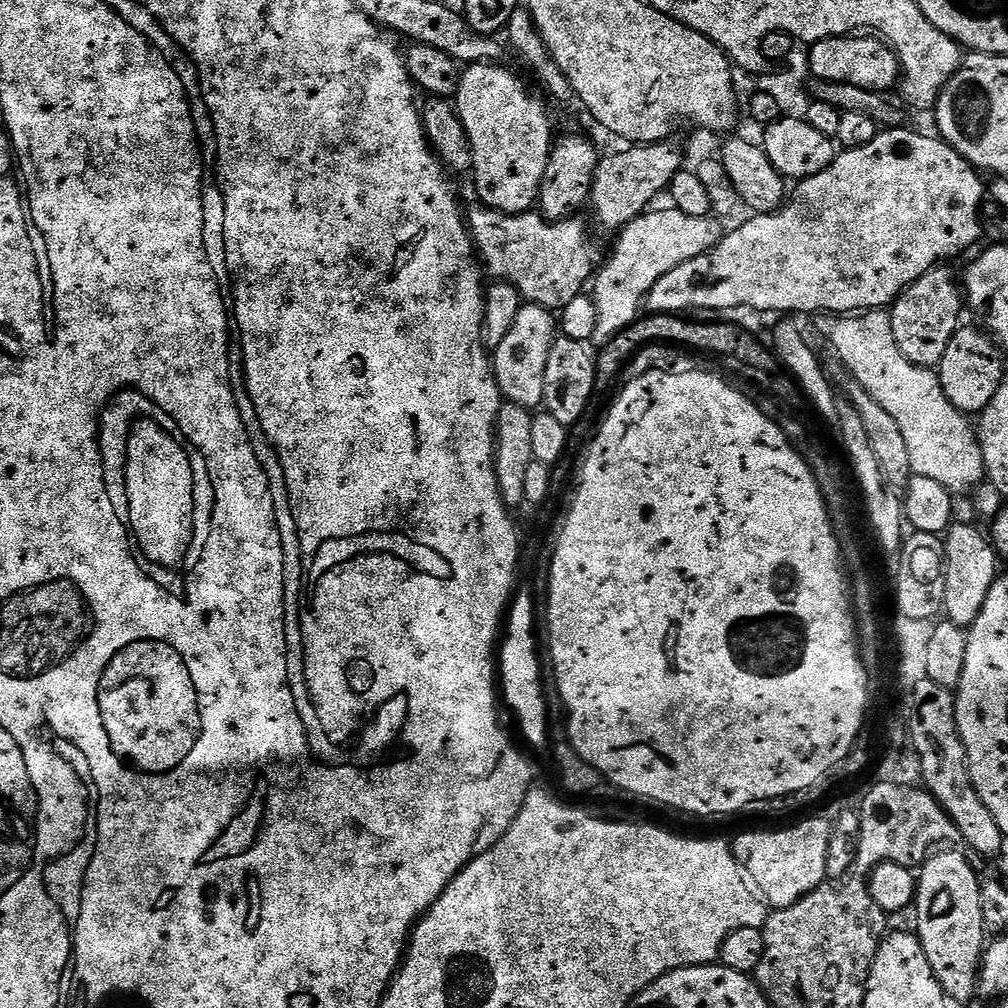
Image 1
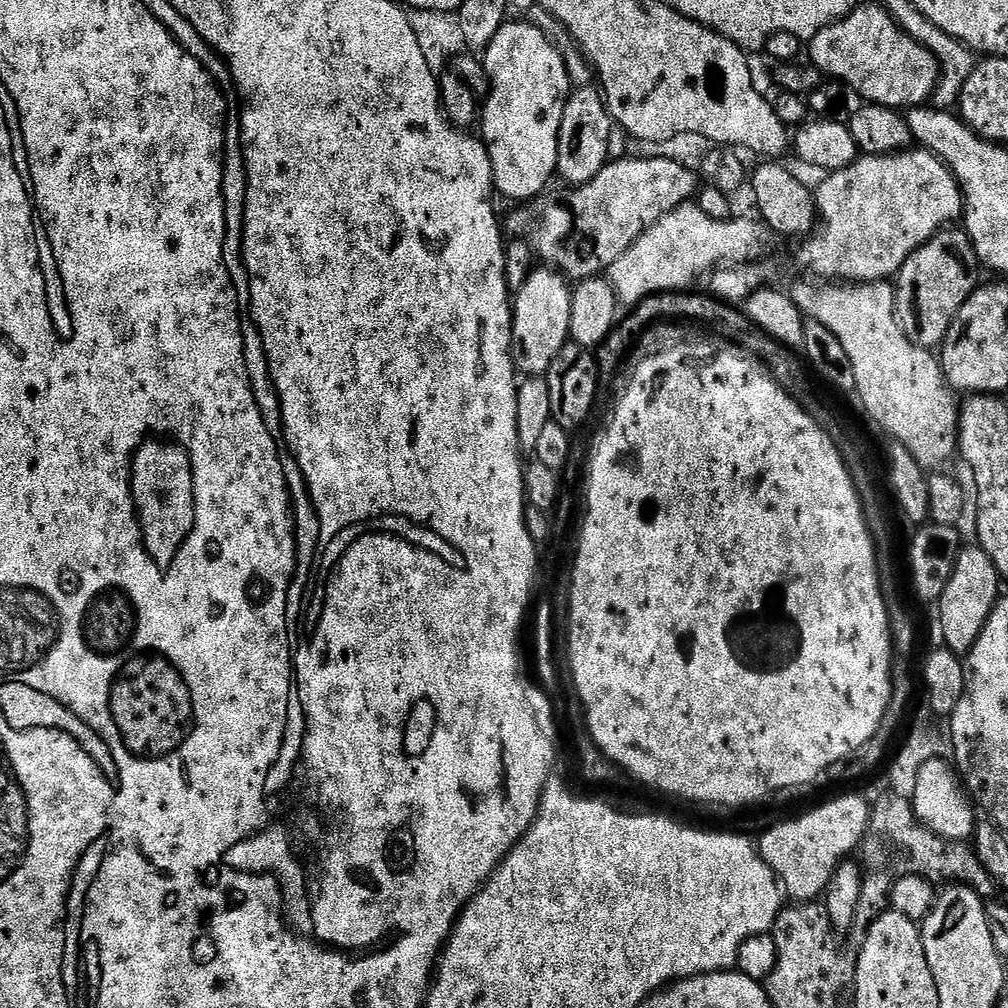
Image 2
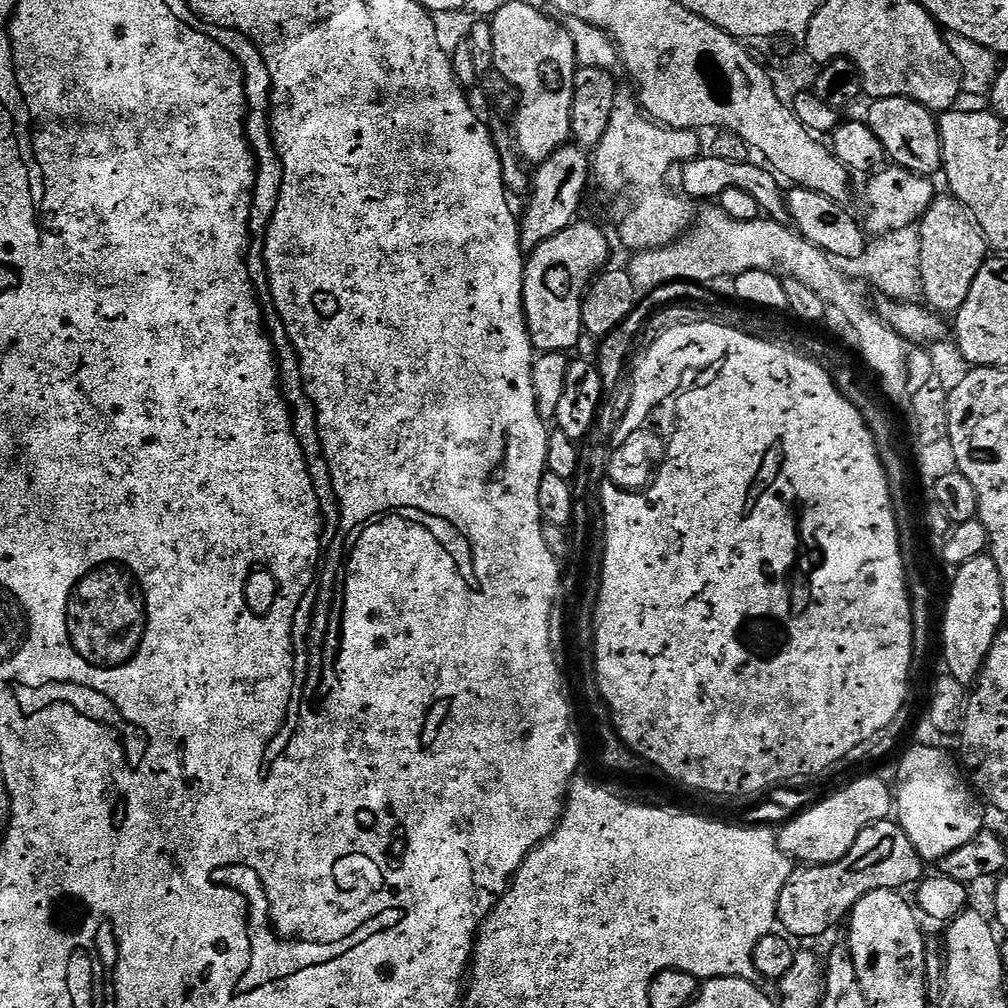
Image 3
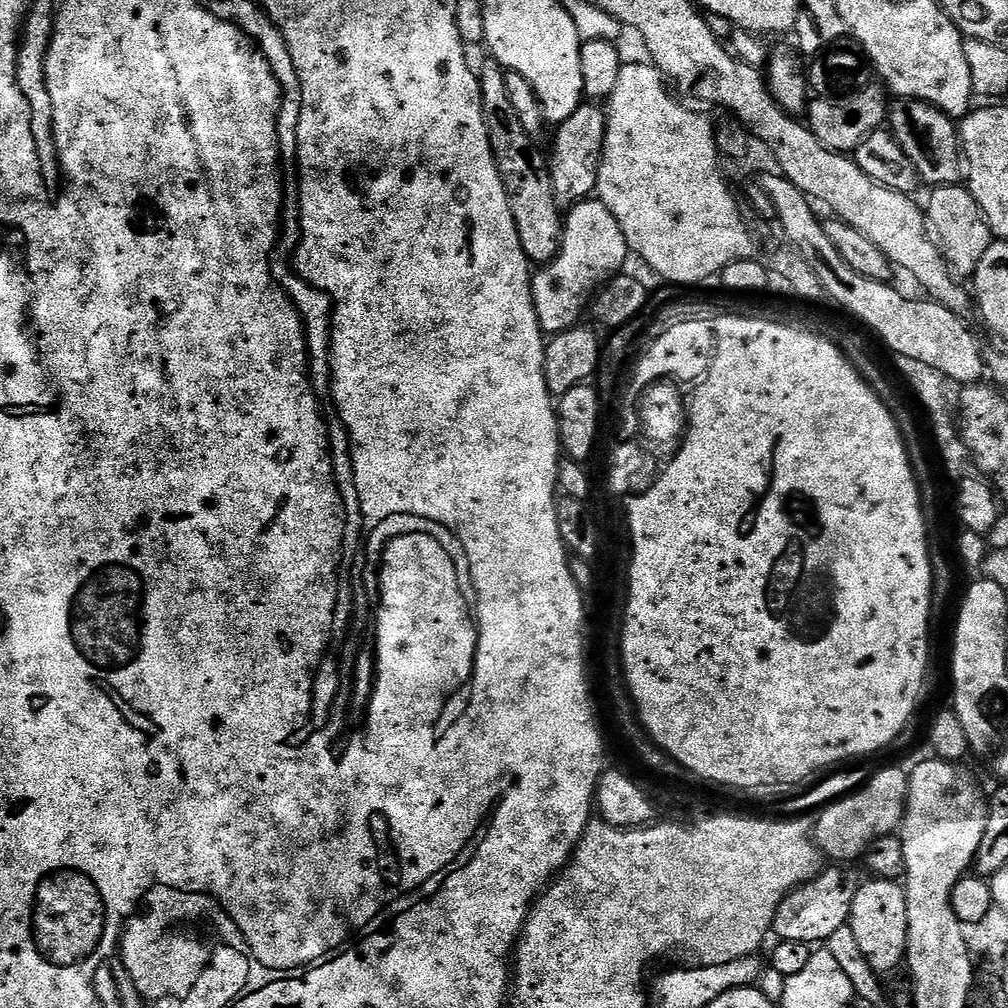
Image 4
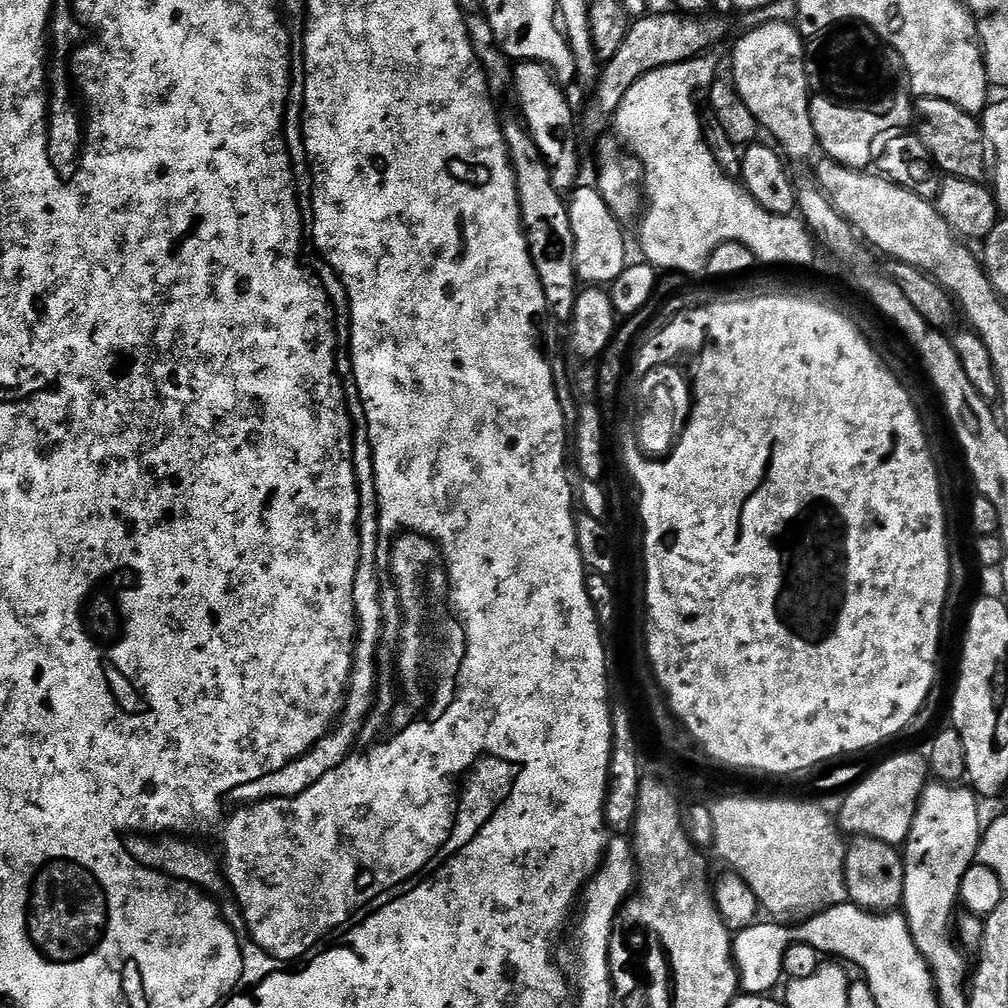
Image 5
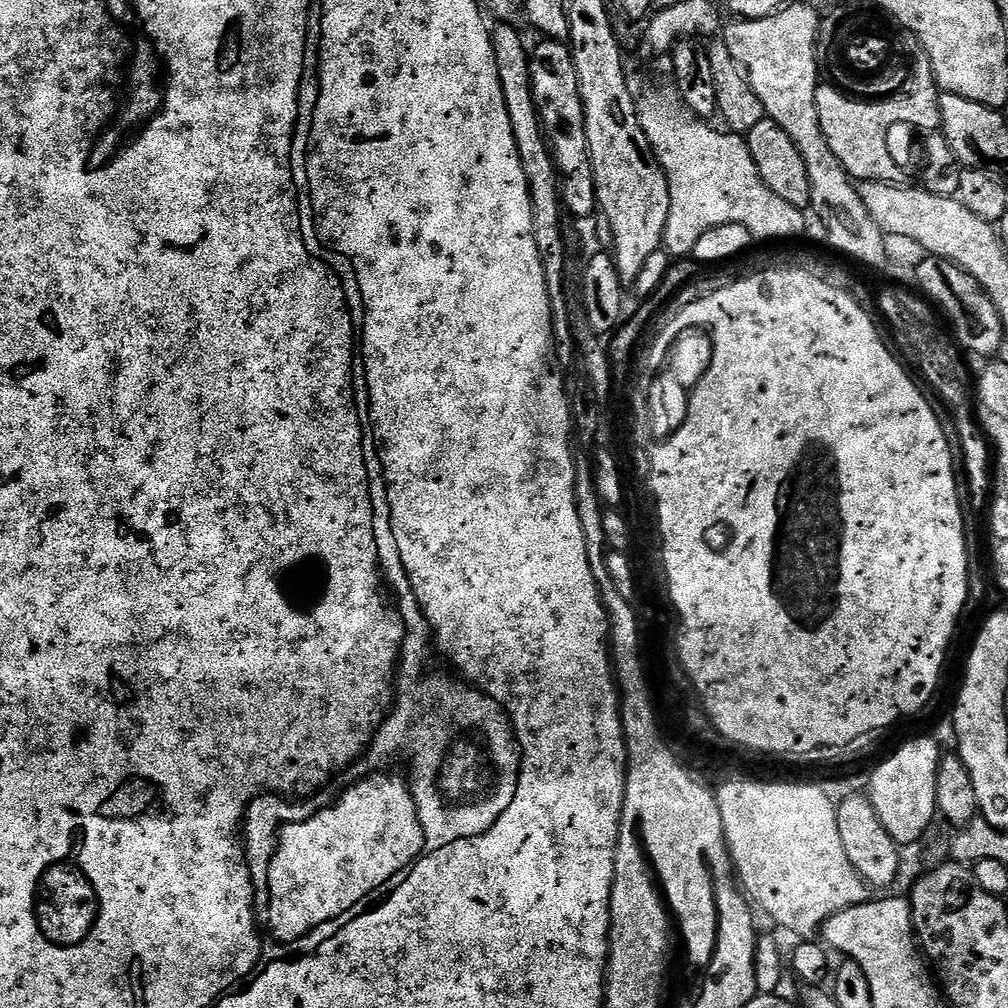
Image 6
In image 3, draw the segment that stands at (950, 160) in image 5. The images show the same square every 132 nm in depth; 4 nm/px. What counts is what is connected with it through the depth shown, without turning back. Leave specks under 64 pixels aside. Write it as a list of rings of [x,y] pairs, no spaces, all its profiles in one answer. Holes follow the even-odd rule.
[[[905,96],[872,100],[869,105],[866,123],[874,134],[878,134],[885,157],[895,167],[929,178],[935,177],[935,172],[937,175],[943,169],[944,155],[937,113]]]

